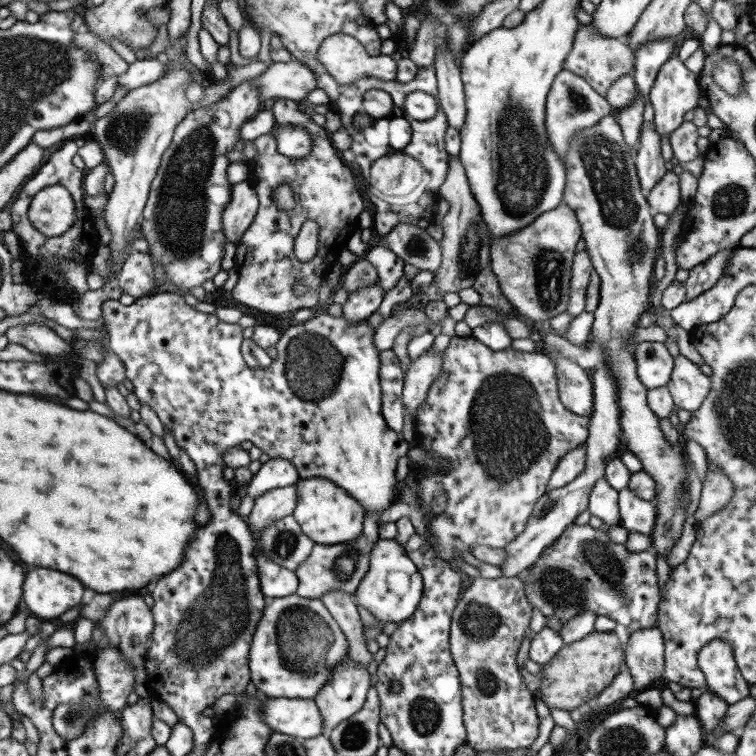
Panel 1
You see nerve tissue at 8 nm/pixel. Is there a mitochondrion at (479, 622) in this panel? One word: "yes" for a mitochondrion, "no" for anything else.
yes

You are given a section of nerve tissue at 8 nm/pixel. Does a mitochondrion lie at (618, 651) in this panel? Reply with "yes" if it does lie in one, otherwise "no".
no

